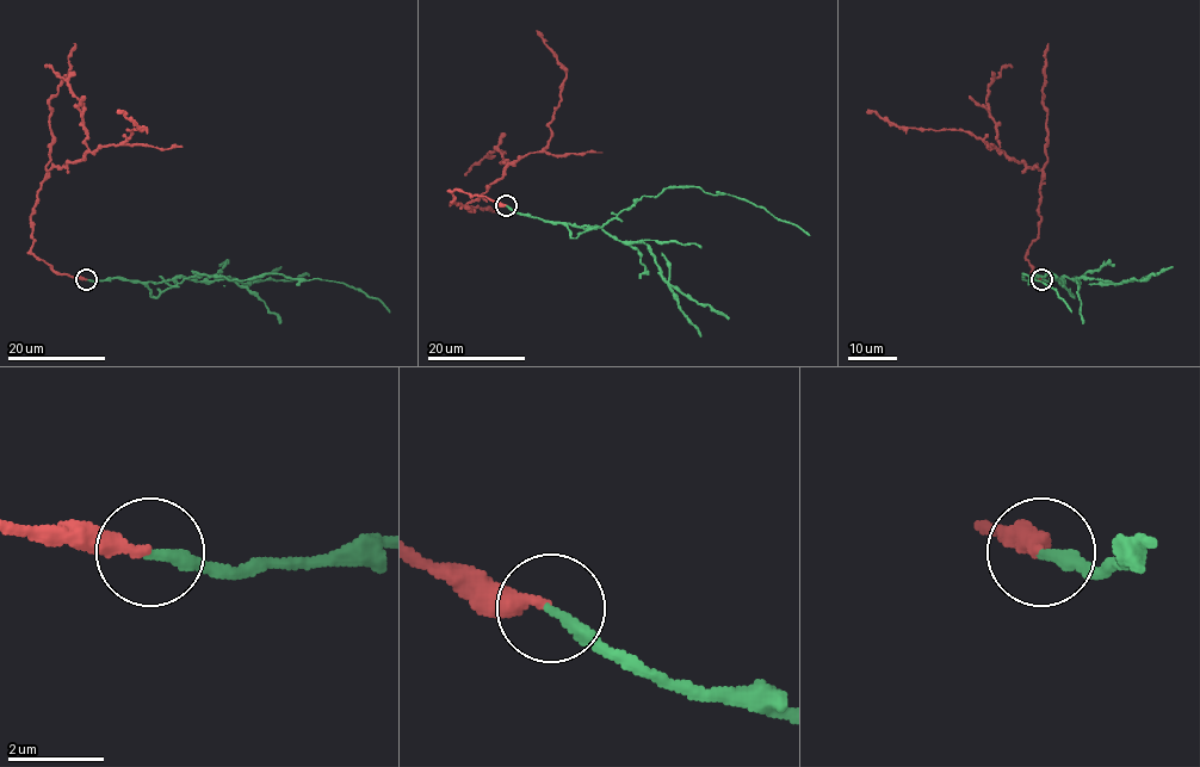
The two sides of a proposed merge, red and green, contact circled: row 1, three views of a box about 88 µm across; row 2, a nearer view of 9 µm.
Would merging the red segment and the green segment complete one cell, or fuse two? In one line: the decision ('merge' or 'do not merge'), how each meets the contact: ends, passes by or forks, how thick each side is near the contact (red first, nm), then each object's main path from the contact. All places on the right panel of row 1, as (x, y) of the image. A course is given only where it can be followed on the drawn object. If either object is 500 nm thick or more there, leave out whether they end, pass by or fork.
merge; red ends there; green ends there; 280 nm thick on the red side, 260 nm on the other; red runs (1043, 279), (1031, 272), (1025, 257), (1040, 220), (1043, 172), (958, 130), (900, 128), (874, 111), (867, 112); green runs (1043, 279), (1064, 280), (1052, 273), (1024, 279), (1022, 273), (1053, 288), (1071, 311)

